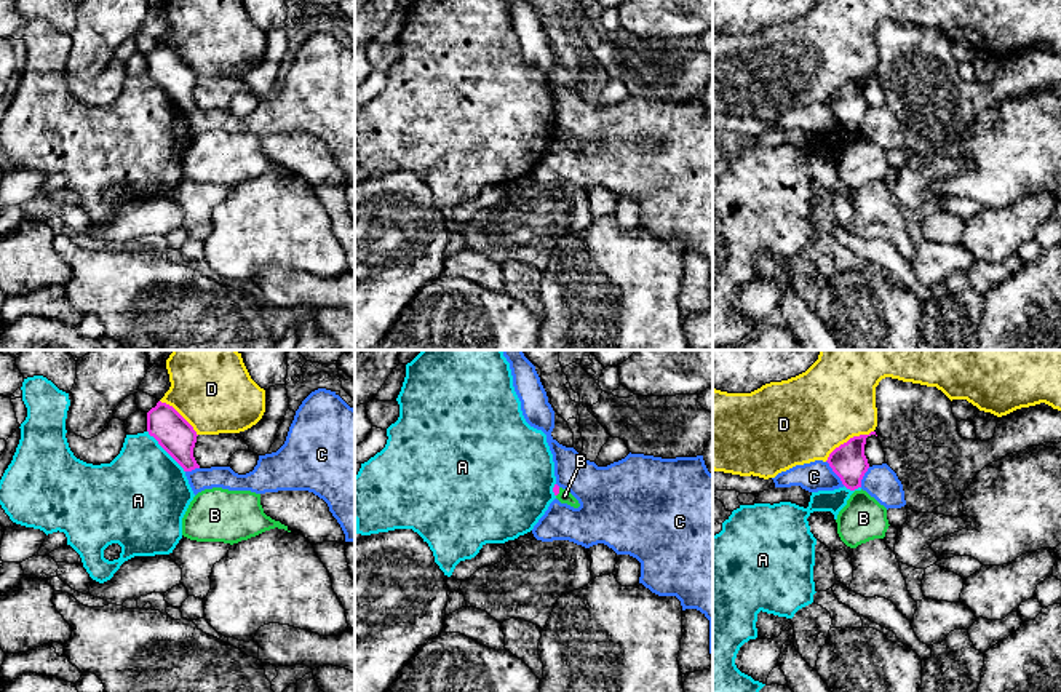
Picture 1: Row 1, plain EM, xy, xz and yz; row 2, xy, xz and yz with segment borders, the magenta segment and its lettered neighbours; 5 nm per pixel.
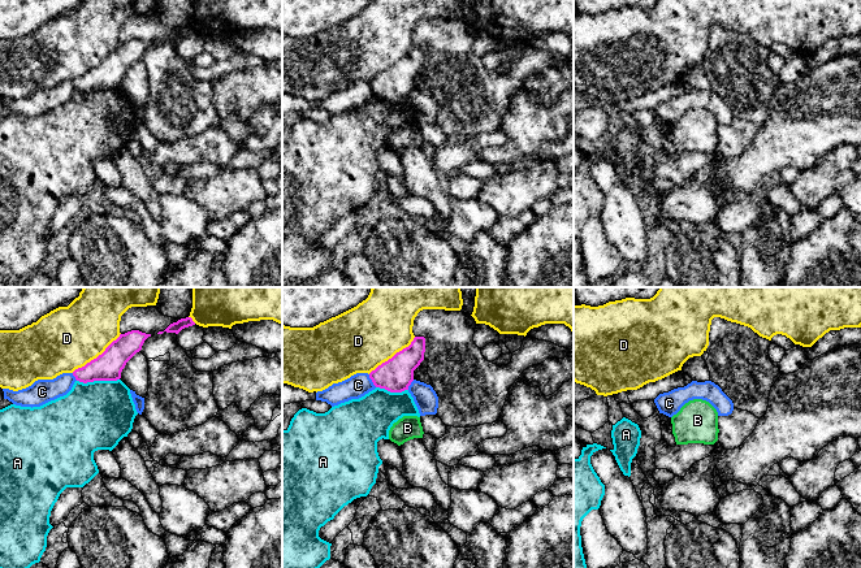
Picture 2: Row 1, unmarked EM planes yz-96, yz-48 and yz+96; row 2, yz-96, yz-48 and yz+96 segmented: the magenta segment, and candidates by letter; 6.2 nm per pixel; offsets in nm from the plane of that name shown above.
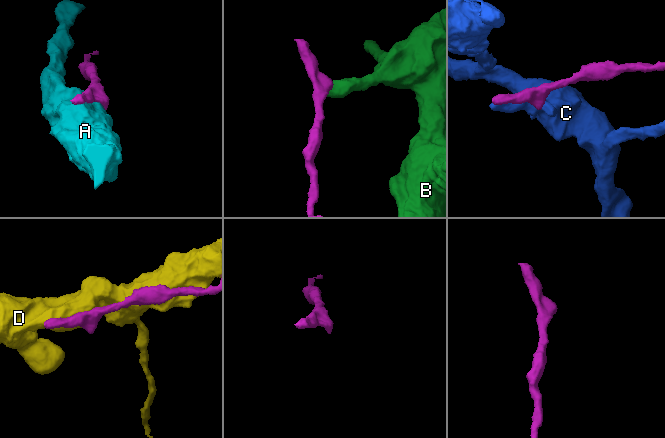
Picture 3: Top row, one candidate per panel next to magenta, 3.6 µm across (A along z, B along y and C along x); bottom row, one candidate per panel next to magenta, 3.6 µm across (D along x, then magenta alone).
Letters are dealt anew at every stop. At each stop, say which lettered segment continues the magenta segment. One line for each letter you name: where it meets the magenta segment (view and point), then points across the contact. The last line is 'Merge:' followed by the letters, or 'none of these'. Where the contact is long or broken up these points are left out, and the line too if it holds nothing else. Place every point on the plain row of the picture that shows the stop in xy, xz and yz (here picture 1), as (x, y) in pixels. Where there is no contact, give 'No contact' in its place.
Merge: none of these

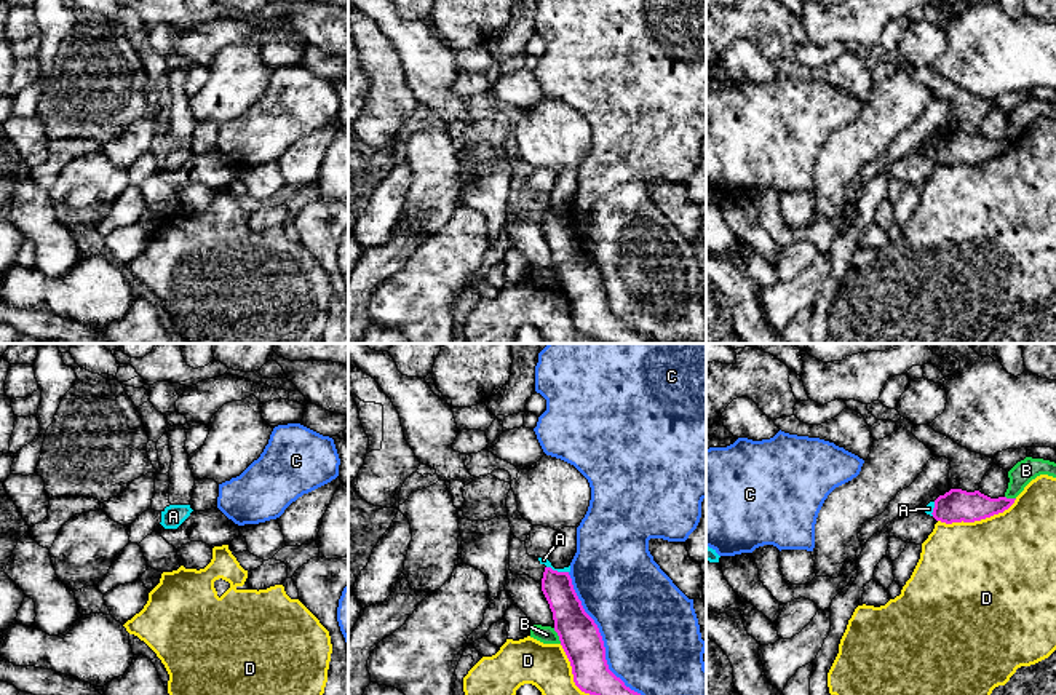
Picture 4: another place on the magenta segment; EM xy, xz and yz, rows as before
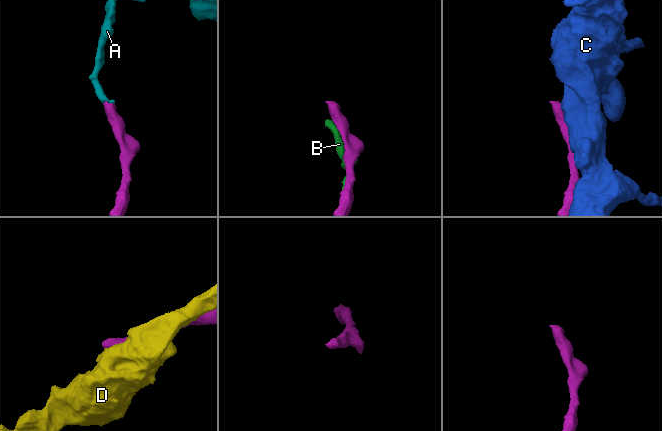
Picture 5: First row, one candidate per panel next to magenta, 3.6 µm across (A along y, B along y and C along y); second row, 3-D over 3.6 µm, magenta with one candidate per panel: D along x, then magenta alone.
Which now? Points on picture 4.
A: Touches magenta at xz (556, 213). Path across: xz (569, 258), (556, 229), (556, 213), (543, 202)
Merge: A

